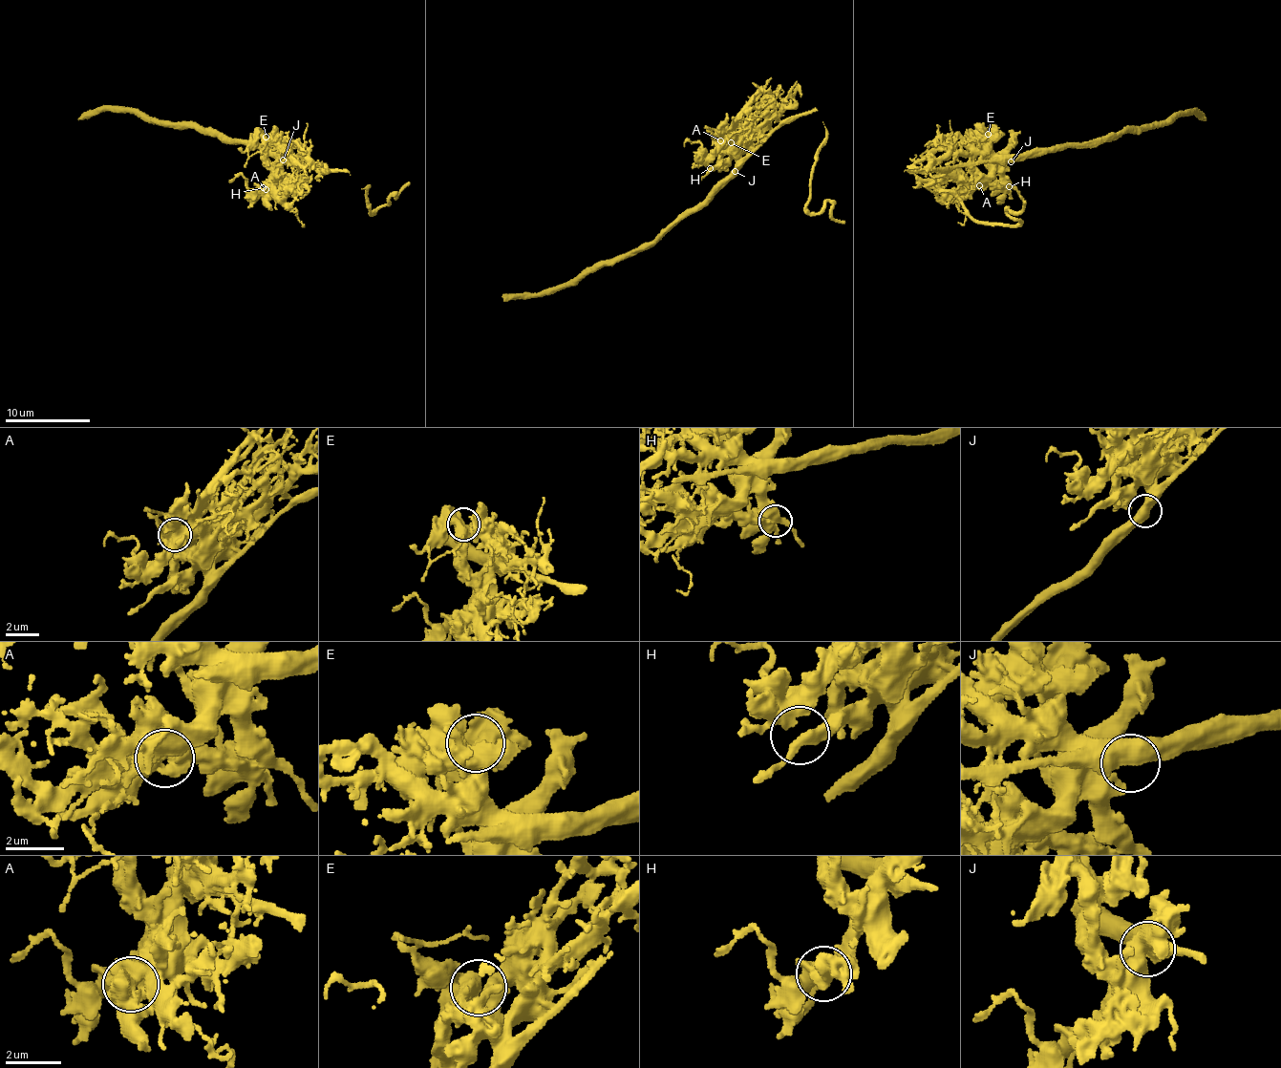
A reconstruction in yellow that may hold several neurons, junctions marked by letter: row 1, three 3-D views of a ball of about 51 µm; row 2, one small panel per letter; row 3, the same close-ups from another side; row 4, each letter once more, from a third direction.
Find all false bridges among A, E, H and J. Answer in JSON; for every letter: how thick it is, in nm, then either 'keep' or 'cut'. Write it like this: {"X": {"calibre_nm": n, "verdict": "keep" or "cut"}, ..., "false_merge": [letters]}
{"A": {"calibre_nm": 700, "verdict": "keep"}, "E": {"calibre_nm": 440, "verdict": "keep"}, "H": {"calibre_nm": 300, "verdict": "keep"}, "J": {"calibre_nm": 550, "verdict": "keep"}, "false_merge": []}

